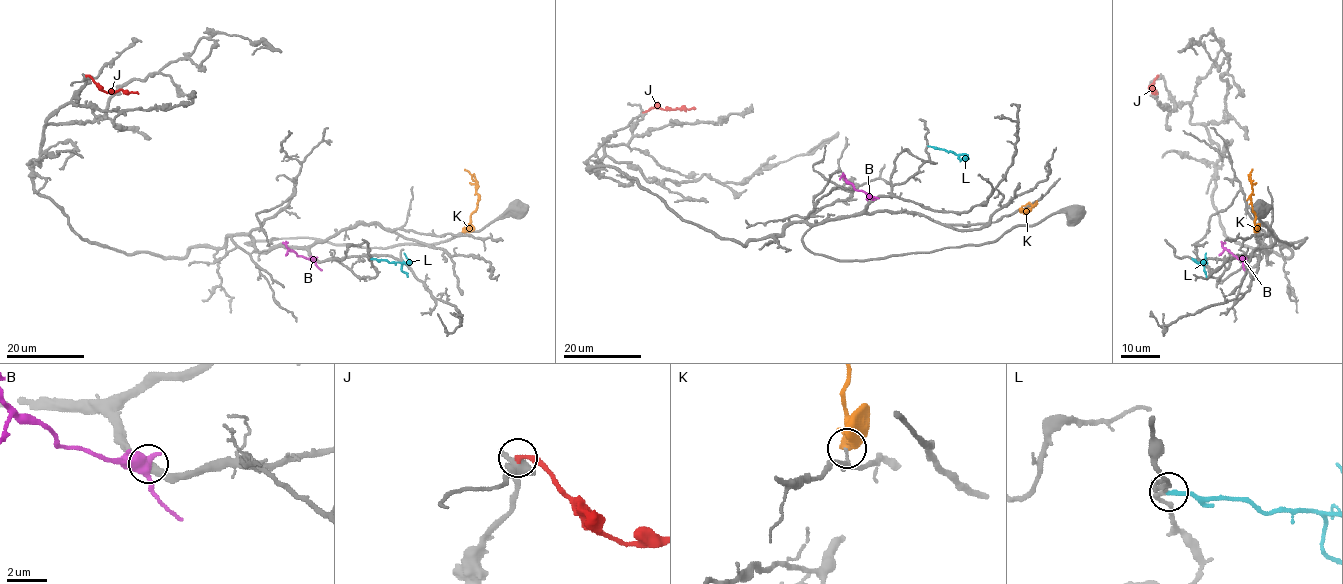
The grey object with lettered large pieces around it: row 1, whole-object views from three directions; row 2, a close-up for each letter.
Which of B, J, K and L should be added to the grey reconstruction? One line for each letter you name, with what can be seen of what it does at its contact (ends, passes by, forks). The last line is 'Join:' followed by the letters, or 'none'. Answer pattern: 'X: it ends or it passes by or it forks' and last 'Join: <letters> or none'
Join: none

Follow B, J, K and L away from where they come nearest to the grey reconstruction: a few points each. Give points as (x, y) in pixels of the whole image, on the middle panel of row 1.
B: (872, 199), (856, 189), (843, 176), (839, 179)
J: (643, 112), (654, 107), (695, 108)
K: (1022, 209), (1035, 204), (1029, 202), (1021, 206)
L: (928, 146), (963, 155), (965, 158), (961, 159)

